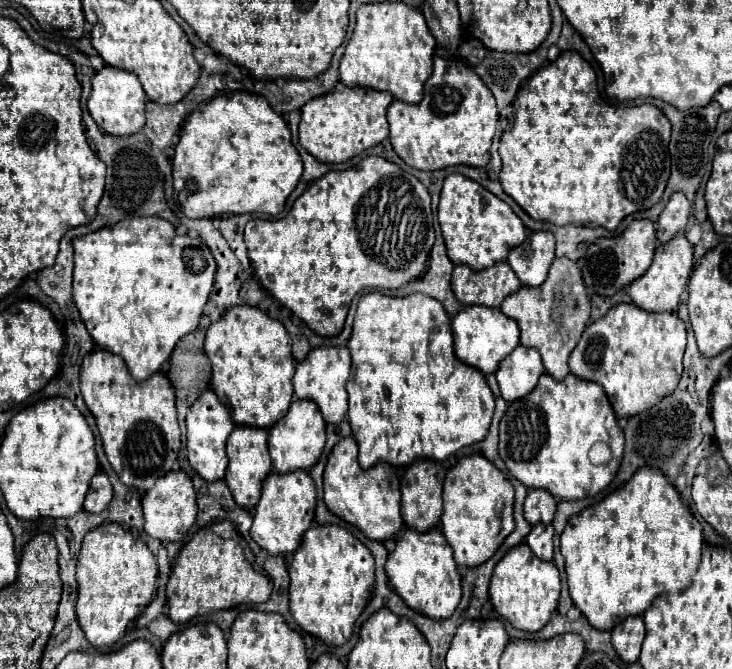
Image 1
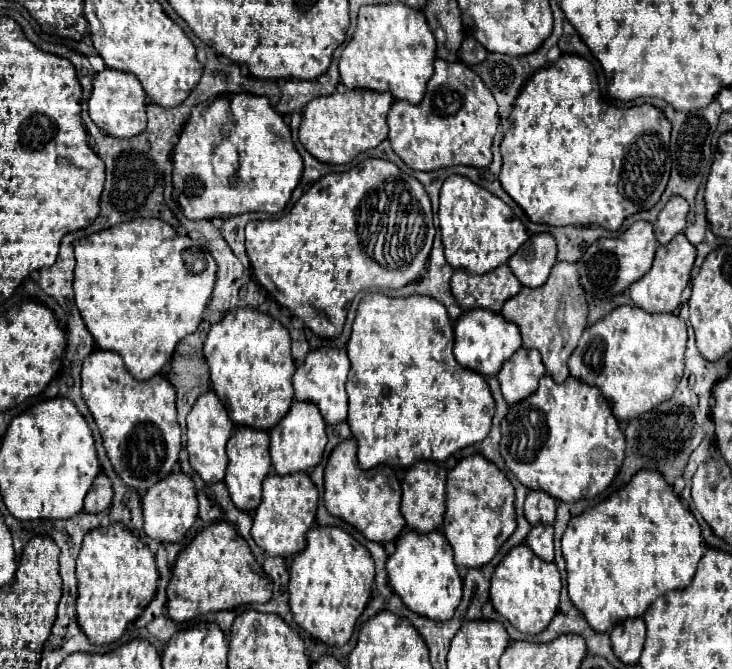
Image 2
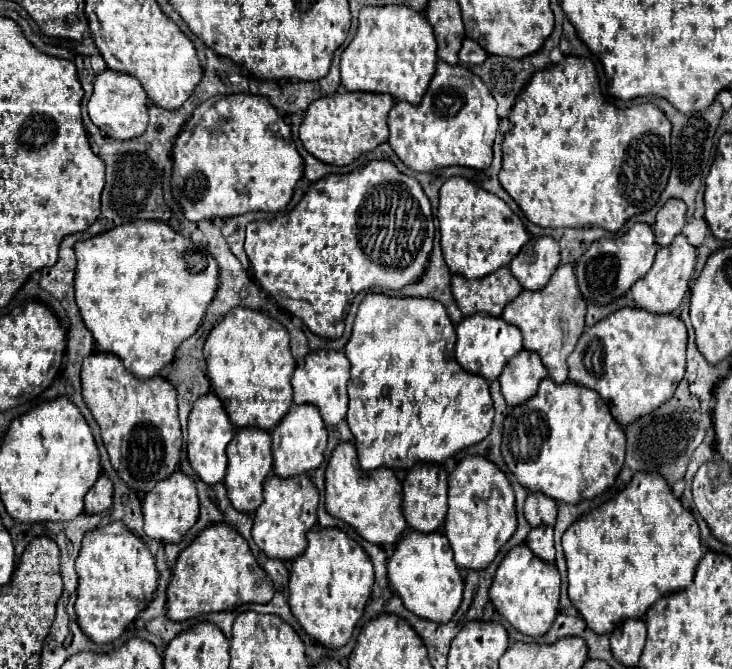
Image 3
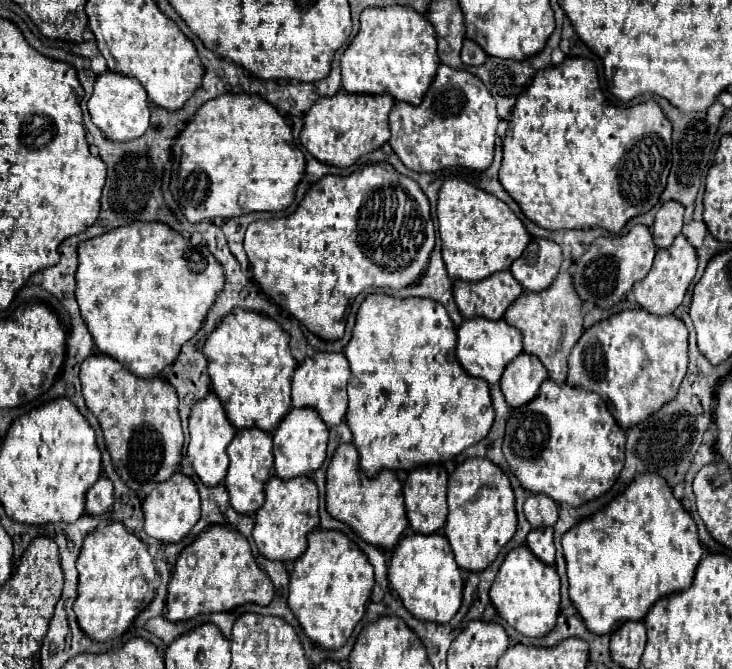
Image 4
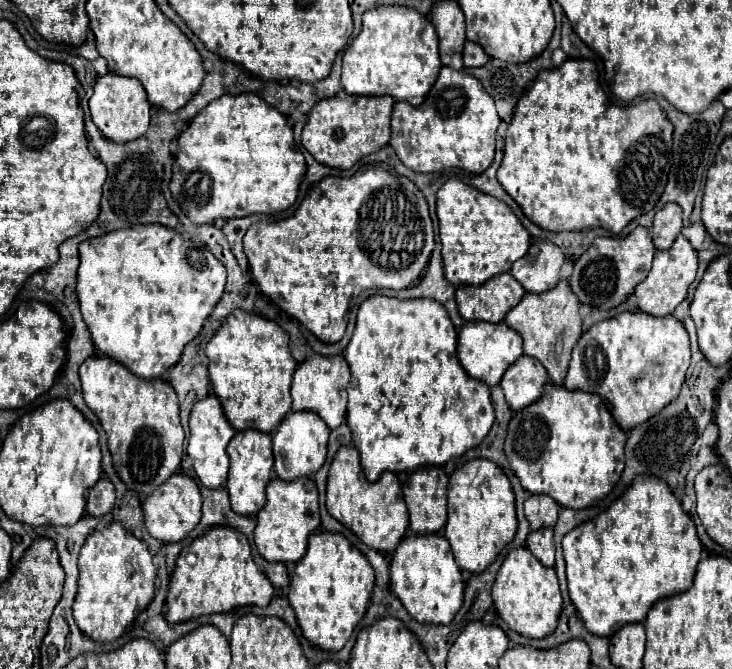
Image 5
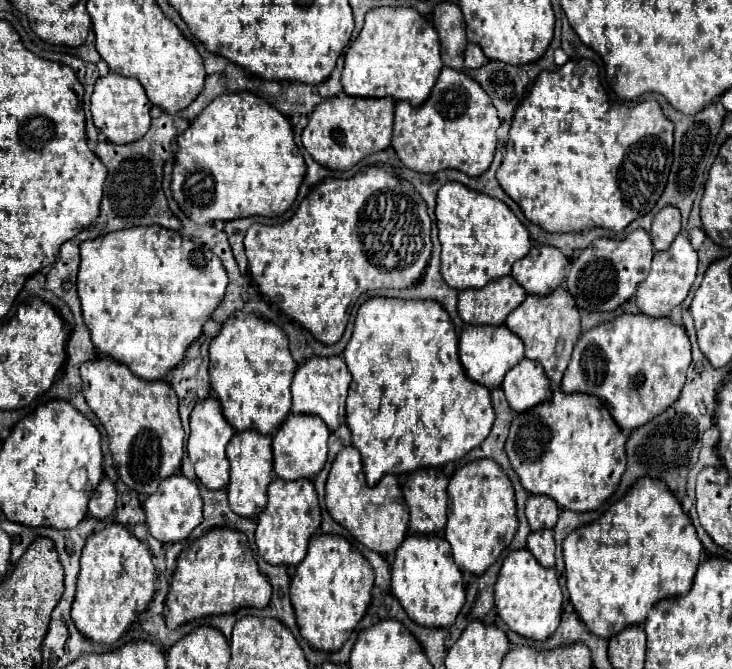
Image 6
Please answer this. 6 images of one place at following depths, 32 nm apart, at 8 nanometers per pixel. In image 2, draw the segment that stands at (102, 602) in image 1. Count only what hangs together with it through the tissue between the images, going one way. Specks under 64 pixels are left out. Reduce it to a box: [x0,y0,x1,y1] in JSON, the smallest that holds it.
[76,522,158,646]

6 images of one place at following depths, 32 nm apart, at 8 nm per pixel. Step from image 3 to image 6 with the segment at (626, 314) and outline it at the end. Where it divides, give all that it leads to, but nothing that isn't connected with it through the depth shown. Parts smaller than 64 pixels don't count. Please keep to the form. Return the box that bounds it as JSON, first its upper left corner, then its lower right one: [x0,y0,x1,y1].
[560,314,690,434]

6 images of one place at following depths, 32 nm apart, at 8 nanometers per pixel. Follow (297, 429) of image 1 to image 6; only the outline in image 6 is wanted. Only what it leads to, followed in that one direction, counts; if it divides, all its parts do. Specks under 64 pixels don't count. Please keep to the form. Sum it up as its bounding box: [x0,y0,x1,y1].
[272,414,328,480]

